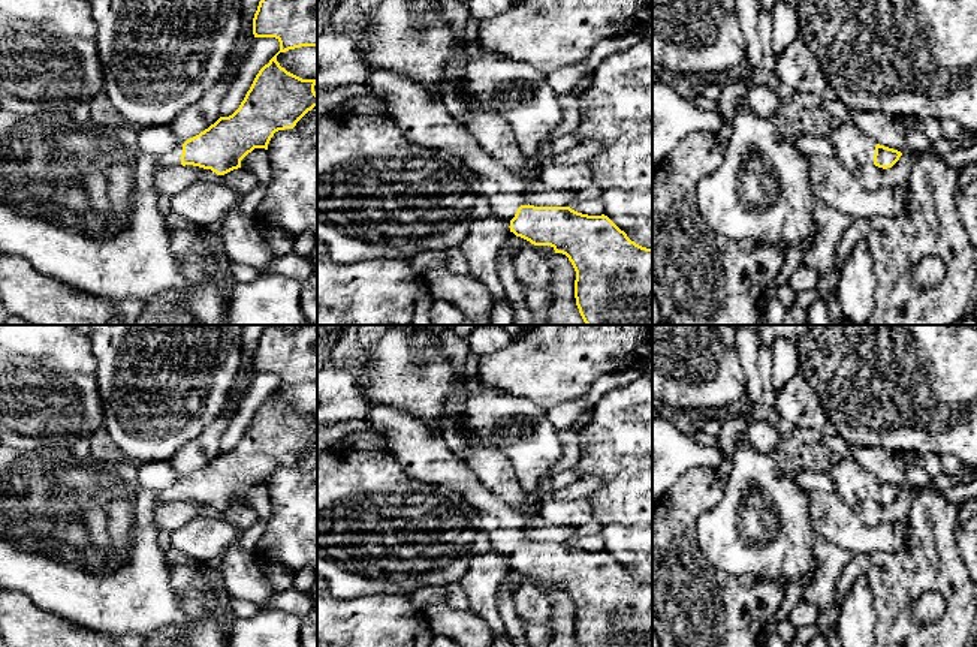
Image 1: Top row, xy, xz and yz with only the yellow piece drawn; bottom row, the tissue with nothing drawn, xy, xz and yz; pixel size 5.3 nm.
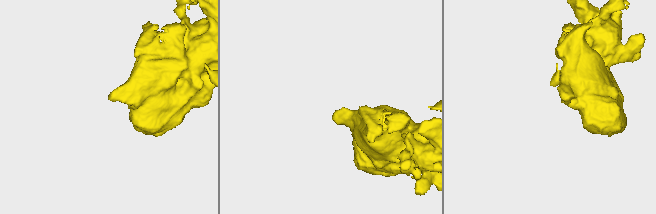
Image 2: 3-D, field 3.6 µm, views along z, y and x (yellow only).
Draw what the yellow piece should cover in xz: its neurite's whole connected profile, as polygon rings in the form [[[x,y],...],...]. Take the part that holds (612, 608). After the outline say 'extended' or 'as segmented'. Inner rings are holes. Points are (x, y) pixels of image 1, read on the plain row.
[[[373,406],[368,422],[370,430],[385,439],[385,451],[398,460],[408,476],[452,490],[476,511],[492,548],[510,557],[510,568],[534,581],[551,581],[555,589],[569,593],[576,607],[575,634],[579,647],[652,647],[652,584],[631,577],[604,550],[588,551],[570,542],[530,541],[528,518],[491,493],[468,464],[449,449],[443,436],[435,434],[419,416]]] | extended

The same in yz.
[[[848,455],[836,458],[829,466],[827,475],[833,482],[833,491],[836,496],[853,508],[868,499],[887,505],[902,491],[898,485],[880,481]]] | extended

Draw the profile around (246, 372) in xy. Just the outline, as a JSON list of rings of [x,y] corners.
[[[253,358],[242,359],[236,379],[227,395],[224,409],[232,409],[235,413],[238,412],[239,404],[251,385],[253,376],[254,376]]]

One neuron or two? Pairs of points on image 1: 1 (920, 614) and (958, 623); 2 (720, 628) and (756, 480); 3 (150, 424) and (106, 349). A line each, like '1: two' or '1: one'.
1: two
2: two
3: one

